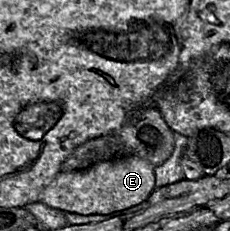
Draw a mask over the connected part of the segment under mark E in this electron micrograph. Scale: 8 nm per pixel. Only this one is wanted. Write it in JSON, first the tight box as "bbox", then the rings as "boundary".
{"bbox":[40,156,155,215],"boundary":[[[130,156],[93,164],[87,169],[60,172],[43,190],[40,202],[63,212],[106,215],[148,200],[155,189],[154,168],[148,161]]]}

